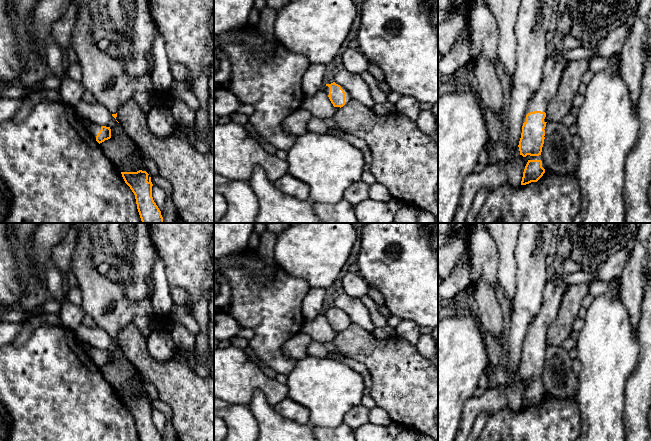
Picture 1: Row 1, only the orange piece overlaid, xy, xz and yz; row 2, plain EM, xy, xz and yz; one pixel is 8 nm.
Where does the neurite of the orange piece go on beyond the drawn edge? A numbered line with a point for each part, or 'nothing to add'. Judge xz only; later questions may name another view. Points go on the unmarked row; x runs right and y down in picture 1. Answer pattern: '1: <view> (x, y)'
1: xz (348, 322)

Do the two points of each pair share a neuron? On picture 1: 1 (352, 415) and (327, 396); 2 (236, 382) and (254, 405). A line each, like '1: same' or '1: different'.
1: different
2: different

